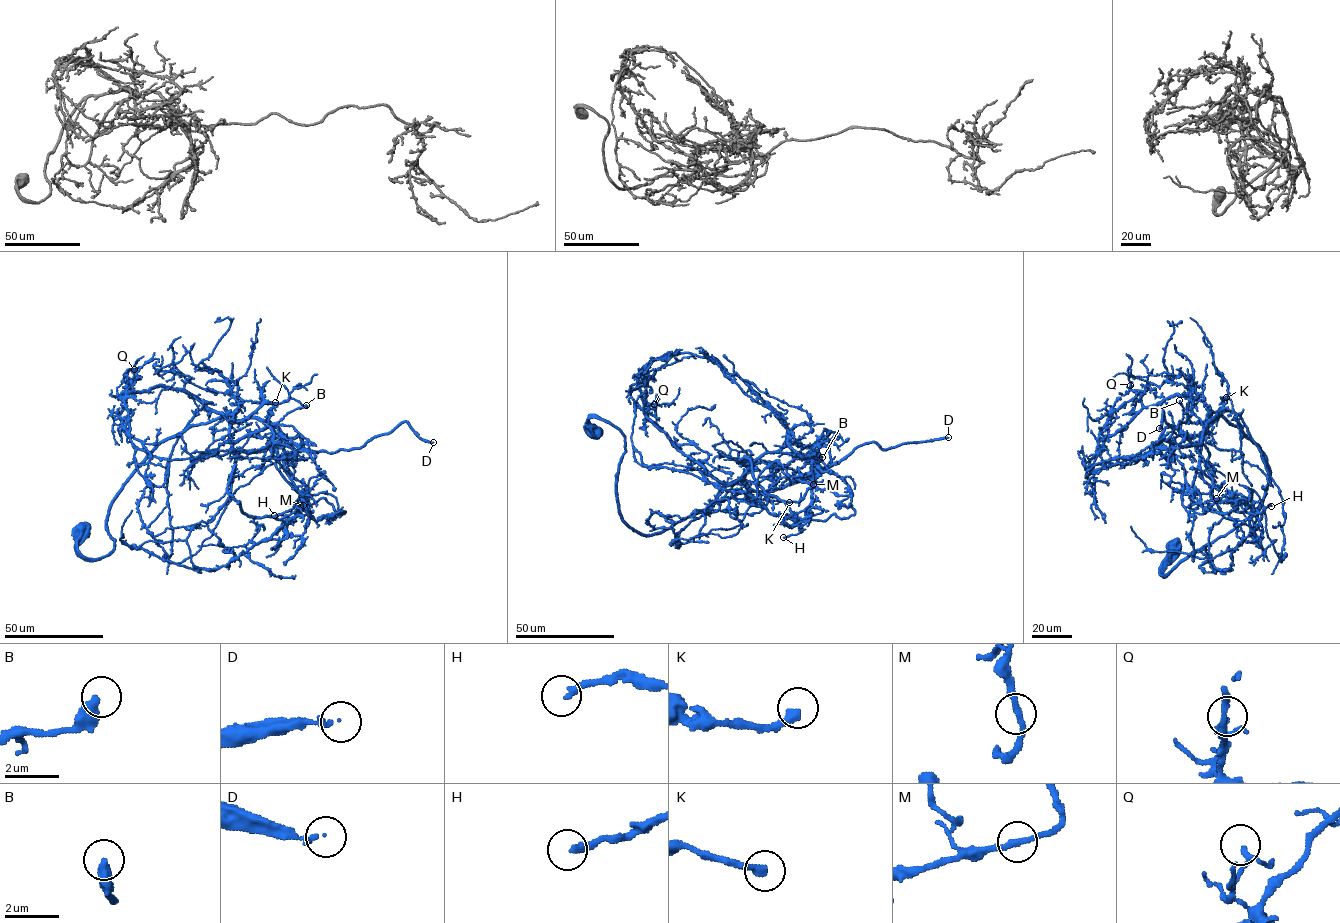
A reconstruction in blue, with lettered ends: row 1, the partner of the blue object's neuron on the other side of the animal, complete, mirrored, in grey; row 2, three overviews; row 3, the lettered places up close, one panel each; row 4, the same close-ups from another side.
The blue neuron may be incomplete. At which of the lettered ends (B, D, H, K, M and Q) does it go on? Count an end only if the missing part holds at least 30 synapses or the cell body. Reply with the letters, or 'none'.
D, K

